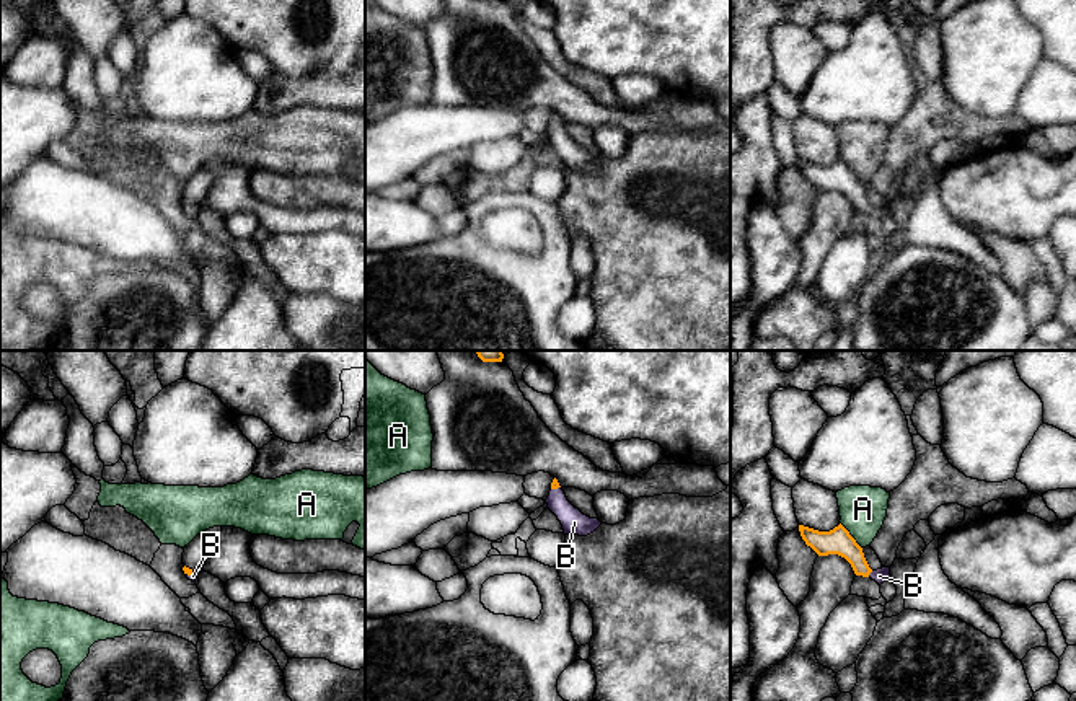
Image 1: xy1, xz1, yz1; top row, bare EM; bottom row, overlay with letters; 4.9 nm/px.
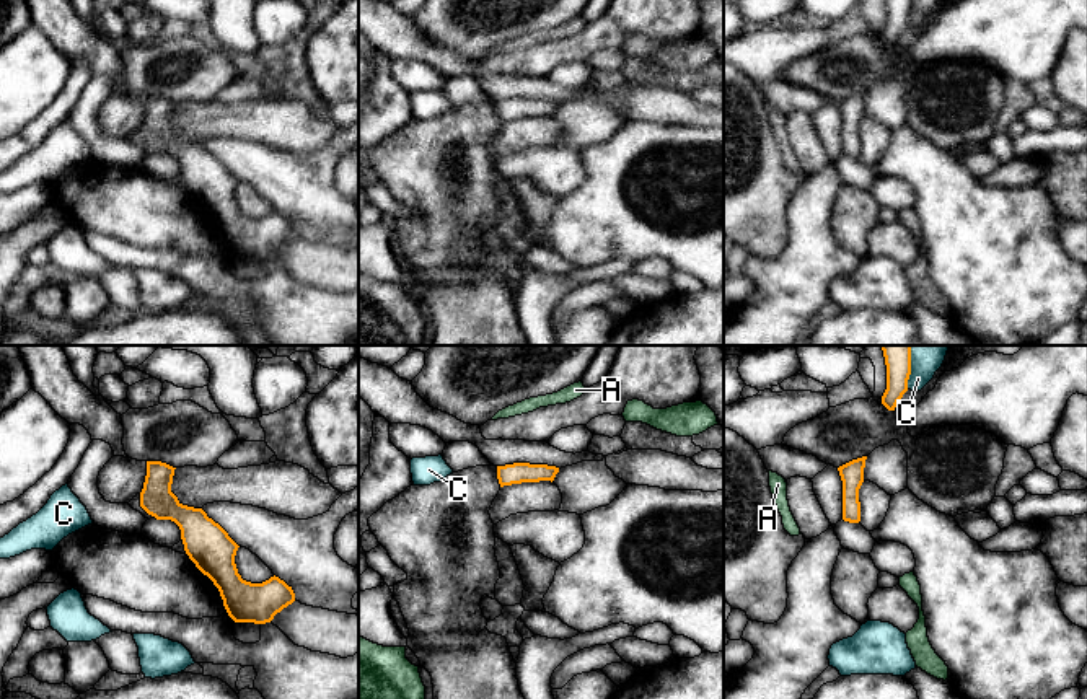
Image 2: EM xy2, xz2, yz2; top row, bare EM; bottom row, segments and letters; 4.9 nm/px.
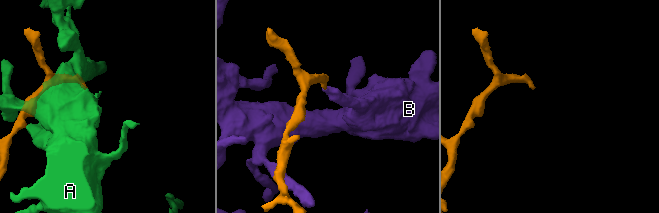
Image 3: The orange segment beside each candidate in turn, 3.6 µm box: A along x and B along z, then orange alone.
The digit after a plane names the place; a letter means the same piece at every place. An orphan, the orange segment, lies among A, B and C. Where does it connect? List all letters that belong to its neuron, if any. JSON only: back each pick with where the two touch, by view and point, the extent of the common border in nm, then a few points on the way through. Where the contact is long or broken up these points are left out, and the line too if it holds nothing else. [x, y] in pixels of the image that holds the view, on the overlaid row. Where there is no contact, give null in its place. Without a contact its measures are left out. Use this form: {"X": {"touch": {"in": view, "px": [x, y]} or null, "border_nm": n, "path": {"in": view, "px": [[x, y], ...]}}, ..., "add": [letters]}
{"B": {"touch": {"in": "yz1", "px": [869, 573]}, "border_nm": 40, "path": {"in": "yz1", "px": [[838, 540], [869, 573], [879, 576]]}}, "add": ["B"]}

